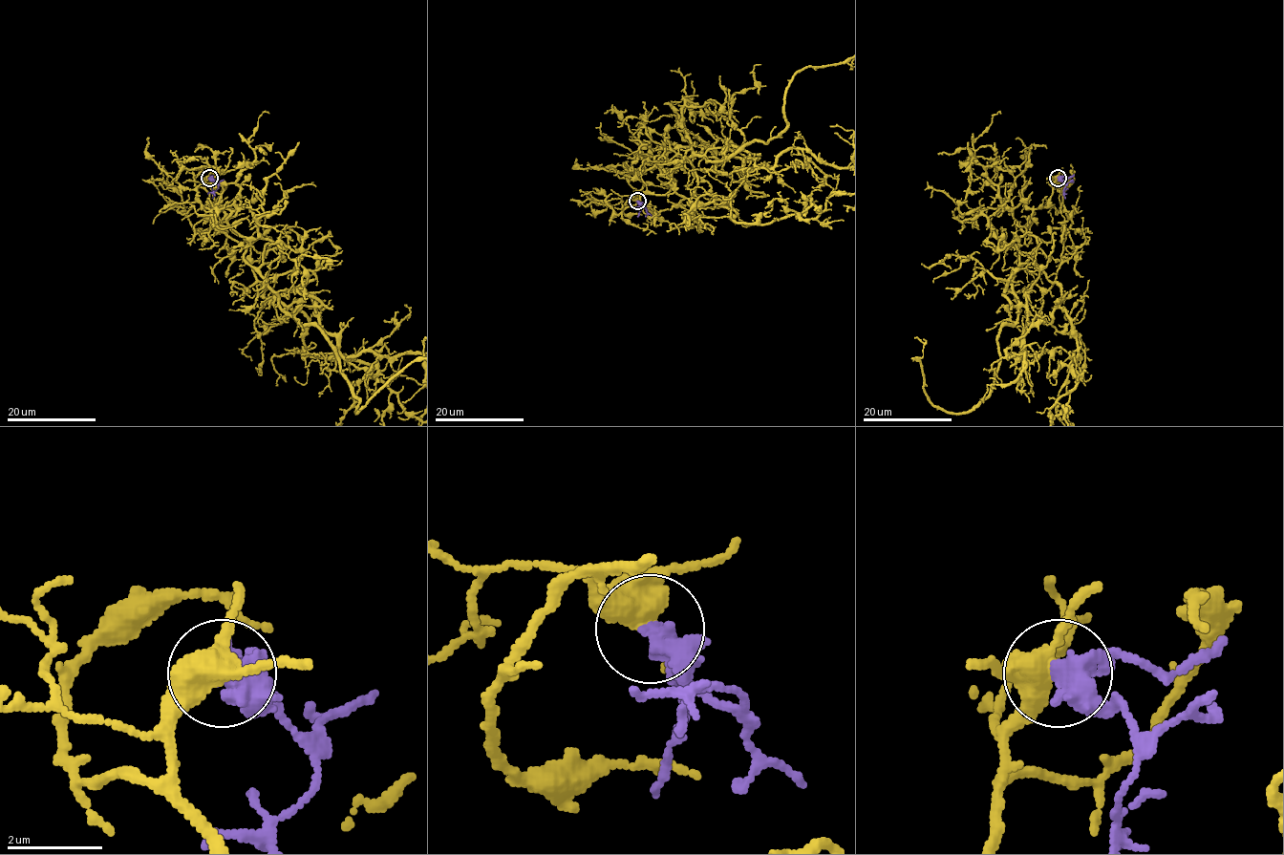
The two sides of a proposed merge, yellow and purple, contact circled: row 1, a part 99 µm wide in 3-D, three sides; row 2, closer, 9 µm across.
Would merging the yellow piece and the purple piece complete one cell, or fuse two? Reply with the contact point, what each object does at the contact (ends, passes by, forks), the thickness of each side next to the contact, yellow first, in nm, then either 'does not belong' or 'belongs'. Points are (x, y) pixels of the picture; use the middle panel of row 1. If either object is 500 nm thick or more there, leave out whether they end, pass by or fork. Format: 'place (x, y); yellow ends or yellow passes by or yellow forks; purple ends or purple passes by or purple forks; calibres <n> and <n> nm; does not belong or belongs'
place (637, 201); yellow forks; purple passes by; calibres 400 and 400 nm; does not belong

